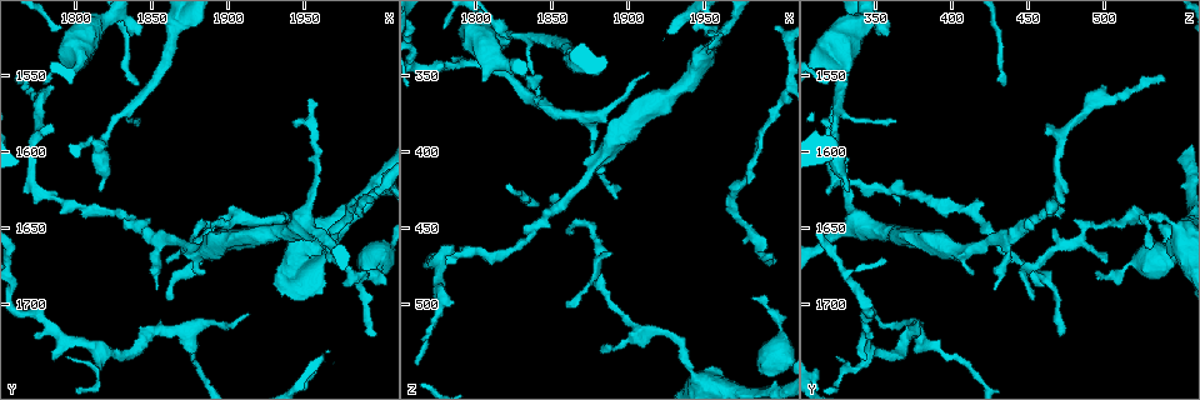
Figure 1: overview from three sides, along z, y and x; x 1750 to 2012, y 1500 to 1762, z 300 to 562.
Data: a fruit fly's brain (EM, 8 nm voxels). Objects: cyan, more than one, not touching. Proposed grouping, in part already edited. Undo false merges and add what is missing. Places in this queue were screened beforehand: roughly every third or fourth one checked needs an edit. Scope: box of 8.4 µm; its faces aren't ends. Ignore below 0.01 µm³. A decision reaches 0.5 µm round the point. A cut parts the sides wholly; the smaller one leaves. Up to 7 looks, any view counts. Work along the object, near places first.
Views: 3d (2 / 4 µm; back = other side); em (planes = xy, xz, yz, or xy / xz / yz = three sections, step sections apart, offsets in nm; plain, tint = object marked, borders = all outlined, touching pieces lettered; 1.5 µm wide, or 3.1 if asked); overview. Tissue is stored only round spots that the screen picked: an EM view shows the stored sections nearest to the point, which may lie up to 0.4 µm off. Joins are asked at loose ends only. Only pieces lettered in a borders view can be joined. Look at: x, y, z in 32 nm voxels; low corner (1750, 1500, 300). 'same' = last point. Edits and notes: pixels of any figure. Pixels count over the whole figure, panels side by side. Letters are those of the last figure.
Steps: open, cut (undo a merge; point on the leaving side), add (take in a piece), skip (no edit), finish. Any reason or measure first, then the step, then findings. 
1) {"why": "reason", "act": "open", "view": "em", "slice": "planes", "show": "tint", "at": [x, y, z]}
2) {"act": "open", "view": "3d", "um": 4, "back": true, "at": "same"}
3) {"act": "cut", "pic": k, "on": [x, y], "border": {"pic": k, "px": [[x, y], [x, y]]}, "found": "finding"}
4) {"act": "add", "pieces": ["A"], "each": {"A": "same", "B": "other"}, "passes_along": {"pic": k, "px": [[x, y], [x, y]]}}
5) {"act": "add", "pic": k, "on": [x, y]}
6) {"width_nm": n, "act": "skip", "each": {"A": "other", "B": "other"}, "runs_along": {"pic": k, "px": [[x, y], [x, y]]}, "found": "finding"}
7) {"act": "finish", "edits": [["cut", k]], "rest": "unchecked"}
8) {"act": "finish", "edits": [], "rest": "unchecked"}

{"why": "tapers out", "act": "open", "view": "3d", "um": 4, "at": [1980, 1684, 498]}

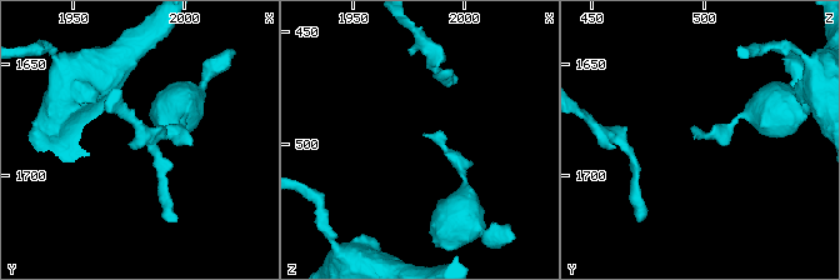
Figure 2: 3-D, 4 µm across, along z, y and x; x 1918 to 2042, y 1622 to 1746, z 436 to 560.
{"why": "shape alone is not enough", "act": "open", "view": "em", "slice": "planes", "show": "borders", "at": [1982, 1684, 495]}

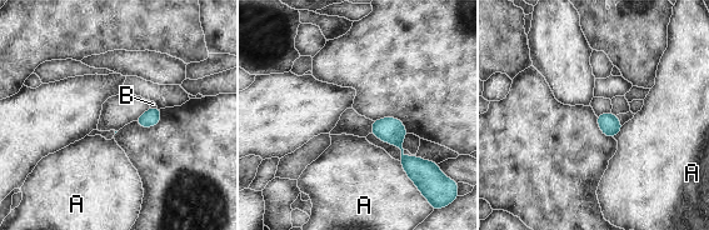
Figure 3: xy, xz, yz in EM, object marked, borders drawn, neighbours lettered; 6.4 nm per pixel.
{"longest_contact_nm": ["A", 190], "act": "skip", "each": {"A": "other", "B": "other"}, "border": {"pic": 3, "px": [[399, 161], [407, 176], [415, 185]]}, "found": "no lettered piece goes on from it"}

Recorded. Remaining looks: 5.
{"why": "tapers out", "act": "open", "view": "3d", "um": 2, "at": [1860, 1698, 454]}

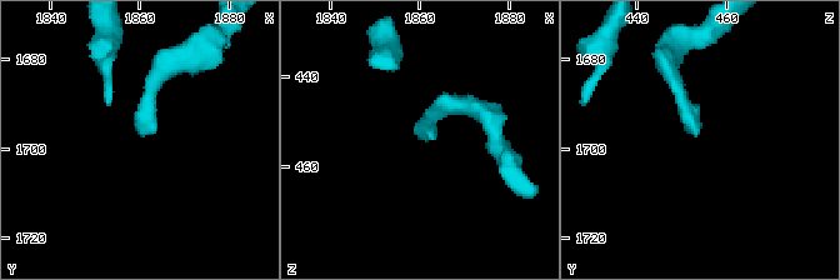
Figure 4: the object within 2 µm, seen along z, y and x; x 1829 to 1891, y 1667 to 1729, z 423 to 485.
{"act": "open", "view": "em", "slice": "xy", "step": 4, "show": "borders", "at": [1860, 1697, 454]}

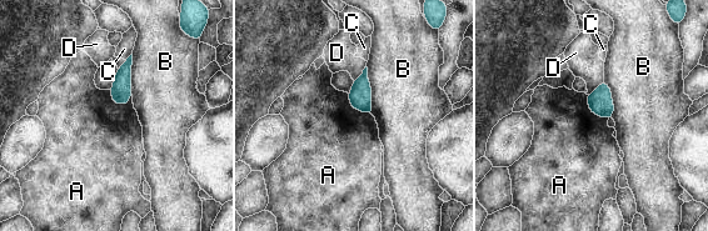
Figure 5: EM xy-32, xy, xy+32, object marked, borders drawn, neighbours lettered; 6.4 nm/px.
{"act": "open", "view": "em", "slice": "planes", "show": "borders", "at": "same"}

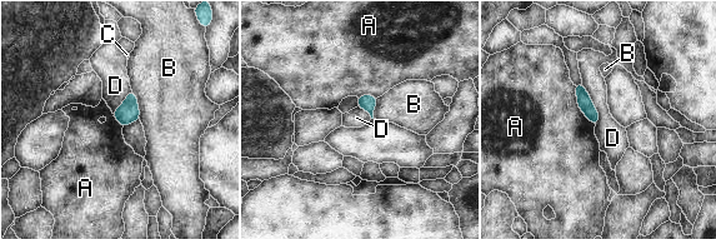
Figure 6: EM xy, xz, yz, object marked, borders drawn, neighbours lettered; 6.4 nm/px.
{"width_nm": 90, "act": "skip", "each": {"A": "other", "B": "other", "C": "other", "D": "other"}, "border": {"pic": 6, "px": [[582, 83], [597, 113], [595, 127]]}, "found": "no lettered piece goes on from it"}

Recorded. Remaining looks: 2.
{"act": "finish", "edits": [], "rest": "unchecked"}

